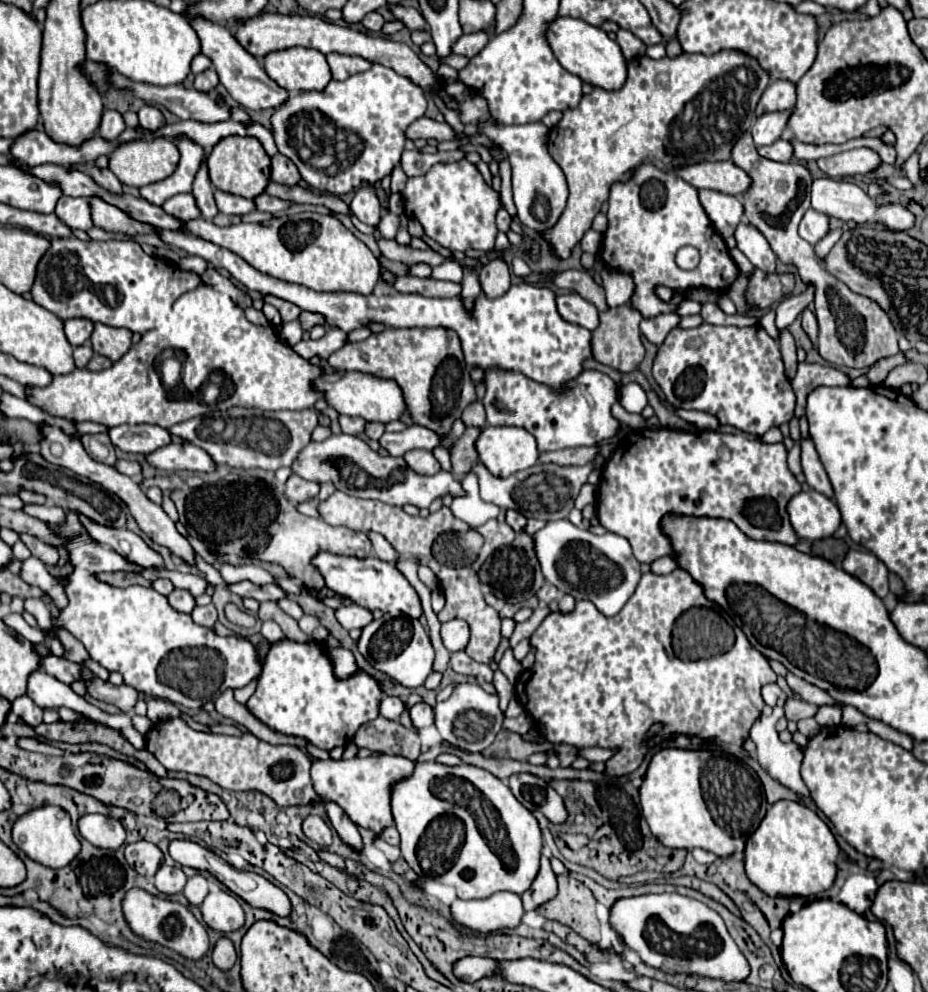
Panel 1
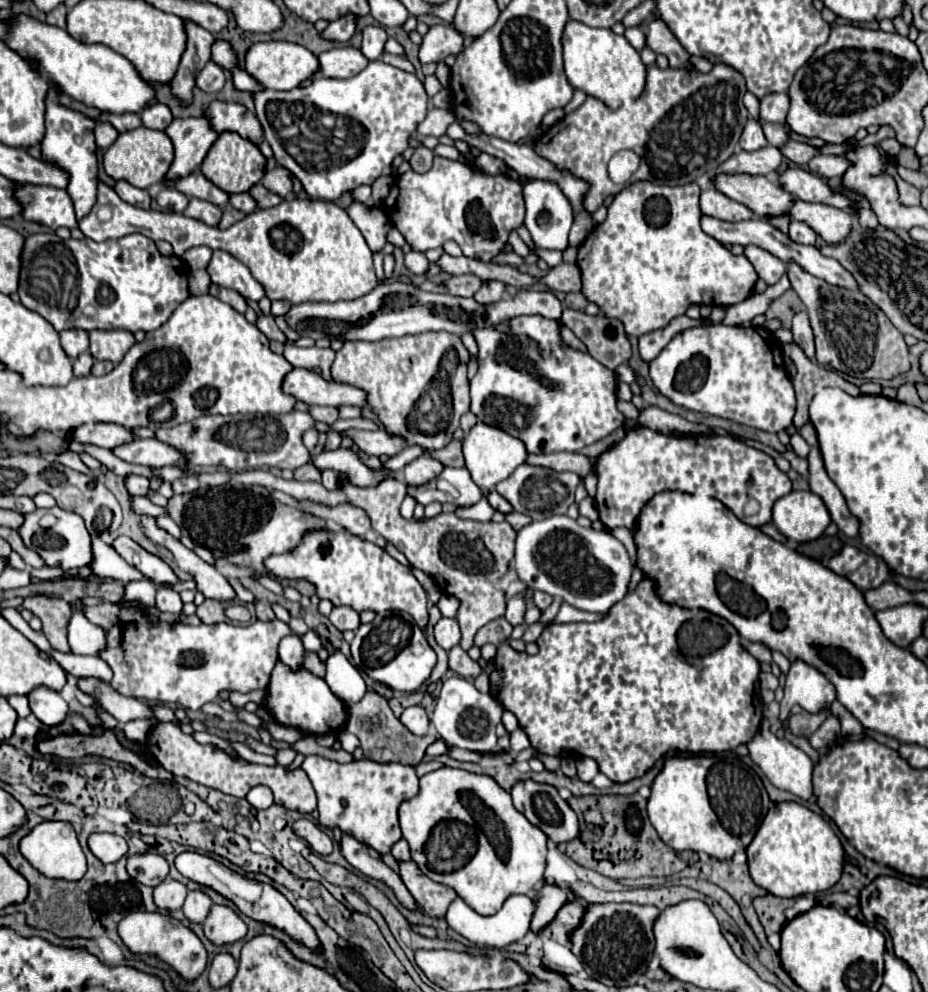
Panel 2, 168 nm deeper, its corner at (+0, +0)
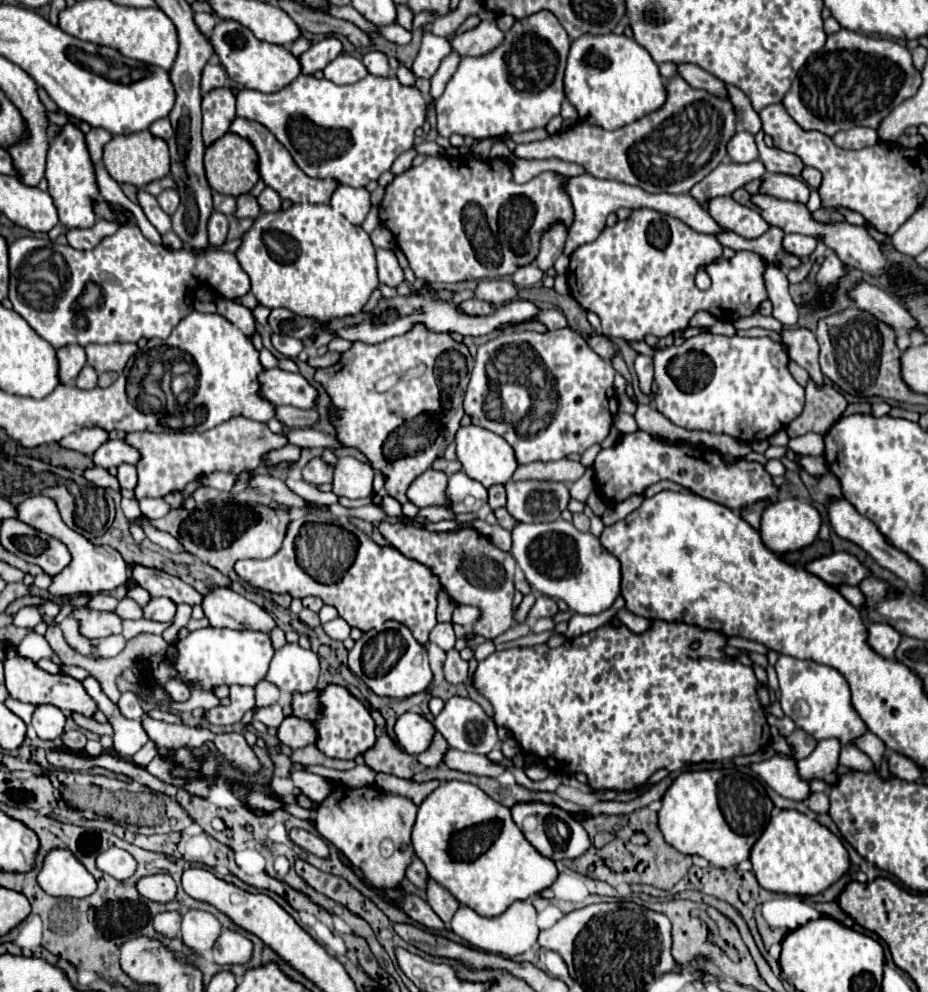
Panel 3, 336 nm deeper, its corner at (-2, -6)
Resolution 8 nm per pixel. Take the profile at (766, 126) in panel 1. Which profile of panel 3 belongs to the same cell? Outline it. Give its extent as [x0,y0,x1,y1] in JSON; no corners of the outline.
[728,130,758,164]

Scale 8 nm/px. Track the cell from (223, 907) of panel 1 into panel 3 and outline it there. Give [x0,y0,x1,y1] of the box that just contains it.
[212,930,252,966]

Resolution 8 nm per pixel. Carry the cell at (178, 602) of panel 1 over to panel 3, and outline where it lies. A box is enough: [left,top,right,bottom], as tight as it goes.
[142,598,176,622]

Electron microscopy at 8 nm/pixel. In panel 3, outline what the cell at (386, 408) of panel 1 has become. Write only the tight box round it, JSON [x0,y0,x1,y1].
[260,368,316,408]

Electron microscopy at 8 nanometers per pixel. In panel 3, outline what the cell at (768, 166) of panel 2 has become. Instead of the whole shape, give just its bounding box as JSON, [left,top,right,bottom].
[690,160,766,202]

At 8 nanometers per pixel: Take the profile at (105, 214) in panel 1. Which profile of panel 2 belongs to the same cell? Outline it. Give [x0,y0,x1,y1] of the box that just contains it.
[78,182,378,304]

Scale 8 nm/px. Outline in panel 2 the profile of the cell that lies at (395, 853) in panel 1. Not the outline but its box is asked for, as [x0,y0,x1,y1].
[398,860,456,918]

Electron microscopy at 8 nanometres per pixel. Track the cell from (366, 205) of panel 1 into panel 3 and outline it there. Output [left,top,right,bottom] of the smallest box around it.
[376,248,404,288]

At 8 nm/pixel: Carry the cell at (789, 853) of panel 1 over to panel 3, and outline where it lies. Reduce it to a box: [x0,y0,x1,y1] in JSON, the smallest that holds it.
[752,810,850,896]

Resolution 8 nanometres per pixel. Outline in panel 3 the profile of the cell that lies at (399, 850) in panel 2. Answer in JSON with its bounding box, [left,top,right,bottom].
[406,858,428,890]

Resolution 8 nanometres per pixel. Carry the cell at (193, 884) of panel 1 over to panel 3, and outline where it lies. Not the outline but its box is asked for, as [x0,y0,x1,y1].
[182,910,222,956]

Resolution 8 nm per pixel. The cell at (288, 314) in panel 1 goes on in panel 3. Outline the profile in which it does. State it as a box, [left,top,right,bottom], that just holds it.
[8,224,250,348]

